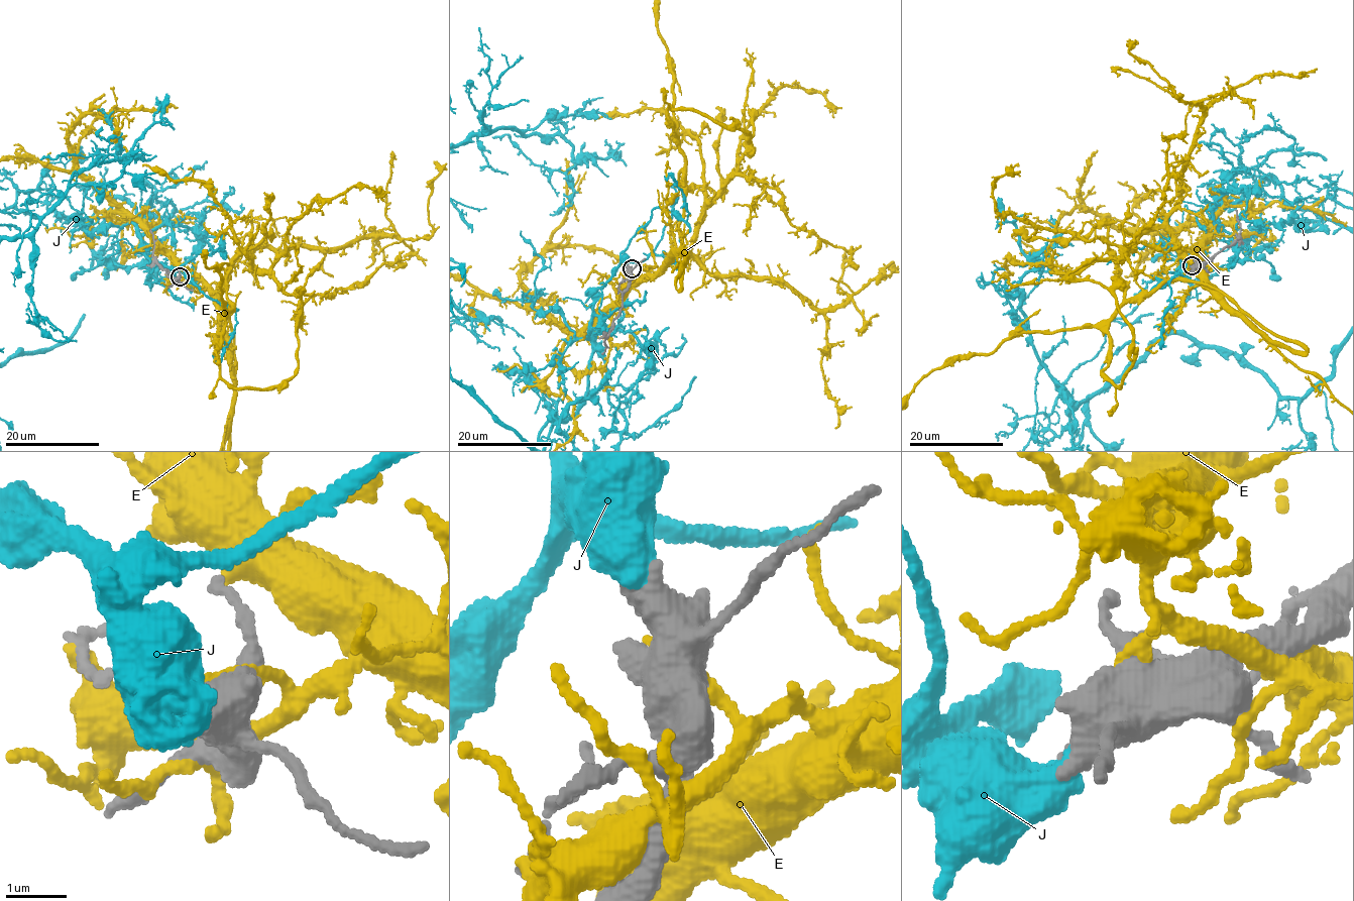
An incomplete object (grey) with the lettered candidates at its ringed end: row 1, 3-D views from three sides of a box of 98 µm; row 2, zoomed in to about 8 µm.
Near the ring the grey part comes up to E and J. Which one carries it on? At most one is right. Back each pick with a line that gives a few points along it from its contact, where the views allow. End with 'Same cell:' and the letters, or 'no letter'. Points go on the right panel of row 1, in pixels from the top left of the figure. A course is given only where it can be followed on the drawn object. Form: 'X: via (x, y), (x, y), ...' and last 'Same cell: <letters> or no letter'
Same cell: no letter

